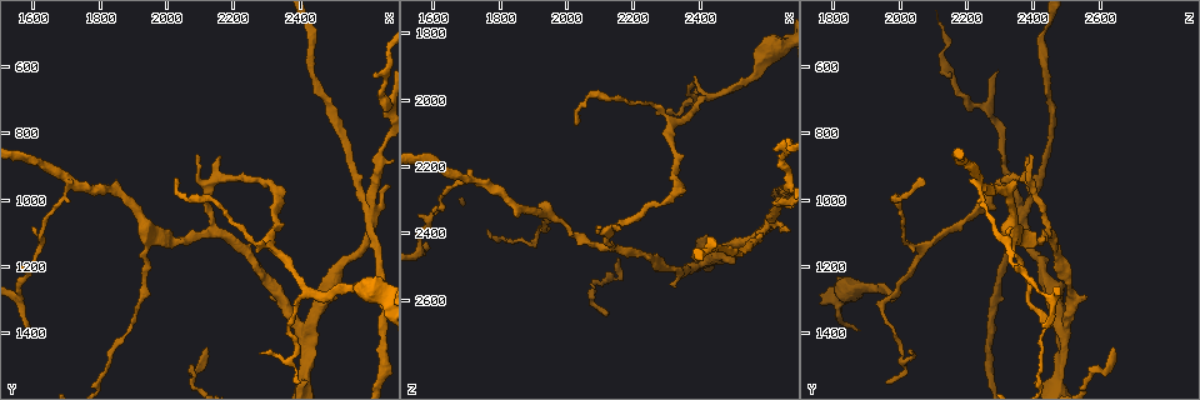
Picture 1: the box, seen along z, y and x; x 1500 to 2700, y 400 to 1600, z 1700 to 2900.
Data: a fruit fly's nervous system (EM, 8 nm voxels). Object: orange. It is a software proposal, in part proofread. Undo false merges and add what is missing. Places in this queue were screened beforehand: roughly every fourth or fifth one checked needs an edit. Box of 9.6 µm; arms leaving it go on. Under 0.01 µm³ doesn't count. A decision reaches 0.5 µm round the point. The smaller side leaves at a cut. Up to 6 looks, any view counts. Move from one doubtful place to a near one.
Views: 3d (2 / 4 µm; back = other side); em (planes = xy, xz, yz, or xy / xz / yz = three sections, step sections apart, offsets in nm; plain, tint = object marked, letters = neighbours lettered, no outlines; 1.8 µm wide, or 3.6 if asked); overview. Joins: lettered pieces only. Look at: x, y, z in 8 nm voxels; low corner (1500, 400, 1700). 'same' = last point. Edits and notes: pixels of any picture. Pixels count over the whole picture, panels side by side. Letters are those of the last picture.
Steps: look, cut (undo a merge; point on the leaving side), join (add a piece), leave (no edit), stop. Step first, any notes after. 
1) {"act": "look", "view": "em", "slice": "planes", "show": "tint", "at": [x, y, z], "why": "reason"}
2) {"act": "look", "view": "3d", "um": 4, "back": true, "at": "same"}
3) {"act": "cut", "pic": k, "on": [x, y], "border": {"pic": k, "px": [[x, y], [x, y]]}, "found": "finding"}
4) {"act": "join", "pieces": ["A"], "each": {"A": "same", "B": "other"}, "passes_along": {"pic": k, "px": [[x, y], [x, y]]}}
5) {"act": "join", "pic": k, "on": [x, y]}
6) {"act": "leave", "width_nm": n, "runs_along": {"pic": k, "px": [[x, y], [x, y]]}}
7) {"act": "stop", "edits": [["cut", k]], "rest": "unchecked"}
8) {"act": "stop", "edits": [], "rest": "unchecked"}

{"act": "look", "view": "em", "slice": "xy", "step": 8, "show": "letters", "at": [1710, 960, 2230], "why": "abrupt turn"}

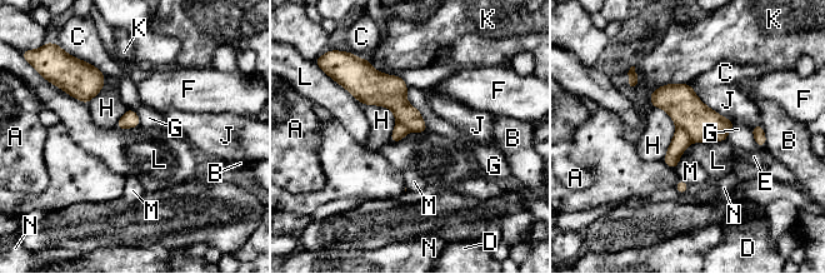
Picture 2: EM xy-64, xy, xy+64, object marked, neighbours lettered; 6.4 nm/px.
{"act": "look", "view": "em", "slice": "planes", "show": "letters", "at": "same", "why": "another direction"}

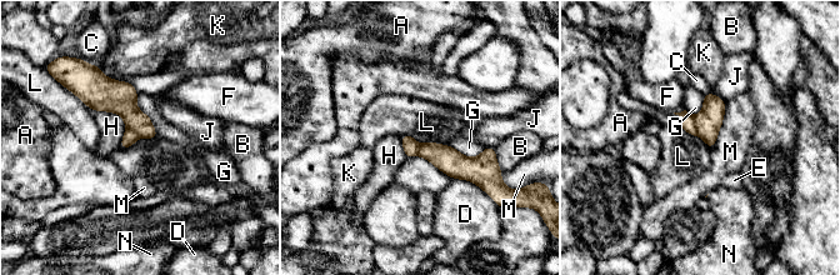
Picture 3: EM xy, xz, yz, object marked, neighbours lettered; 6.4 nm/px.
{"act": "cut", "pic": 3, "on": [688, 123], "each": {"A": "other", "B": "other", "C": "other", "D": "other", "E": "other", "F": "other", "G": "other", "H": "other", "J": "other", "K": "other", "L": "other", "M": "other", "N": "other"}, "border": {"pic": 3, "px": [[693, 118], [698, 135]]}, "found": "a second neuron is stuck on"}

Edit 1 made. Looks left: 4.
{"act": "look", "view": "em", "slice": "xy", "step": 8, "show": "tint", "at": [2140, 1090, 2440], "why": "three-way junction"}

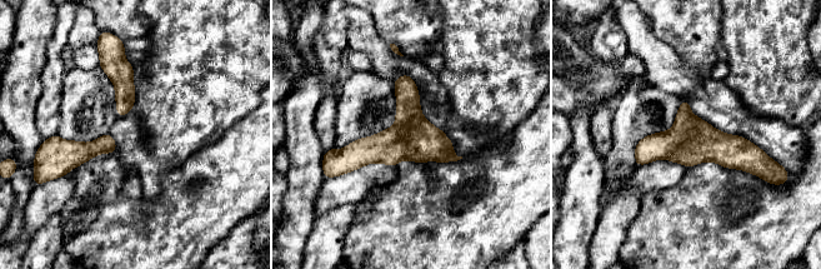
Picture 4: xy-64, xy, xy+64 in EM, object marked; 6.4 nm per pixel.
{"act": "look", "view": "em", "slice": "planes", "show": "letters", "at": "same", "why": "another direction"}

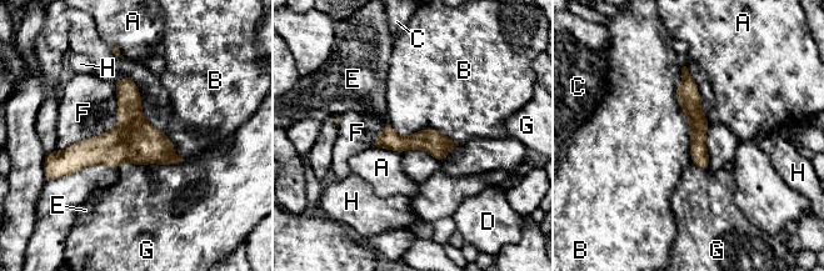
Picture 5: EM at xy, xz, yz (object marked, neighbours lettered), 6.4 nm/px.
{"act": "leave", "width_nm": 120, "longest_contact_nm": ["B", 600], "each": {"A": "other", "B": "other", "C": "other", "D": "other", "E": "other", "F": "other", "G": "other", "H": "other"}, "found": "all the same neuron"}

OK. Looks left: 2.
{"act": "look", "view": "3d", "um": 4, "back": true, "at": [2410, 1550, 2400], "why": "branch stops here"}

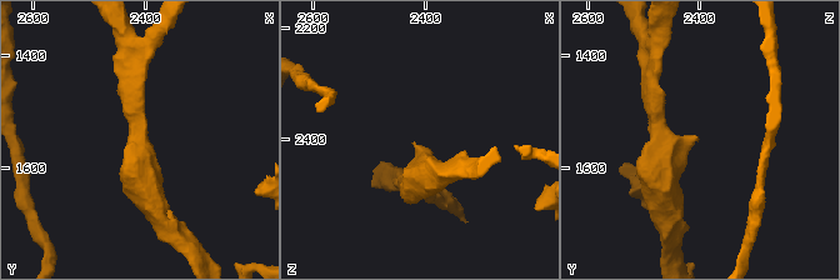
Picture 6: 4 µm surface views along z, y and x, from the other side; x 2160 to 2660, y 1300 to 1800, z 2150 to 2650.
{"act": "look", "view": "em", "slice": "xy", "step": 8, "show": "letters", "at": [2420, 1545, 2405], "why": "shape alone is not enough"}

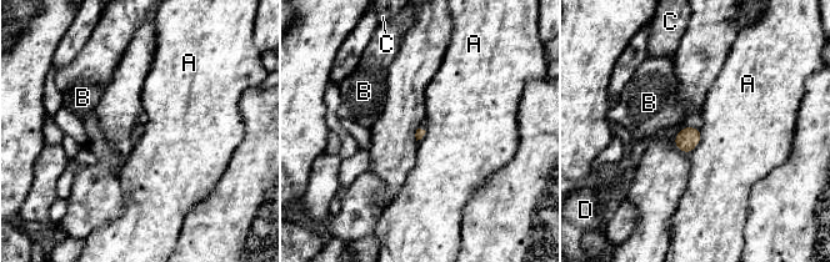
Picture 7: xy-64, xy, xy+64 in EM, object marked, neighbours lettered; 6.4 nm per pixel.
{"act": "leave", "each": {"A": "other", "B": "other", "C": "other", "D": "other"}, "border": {"pic": 7, "px": [[686, 126], [675, 145], [688, 154]]}, "found": "no lettered piece goes on from it"}

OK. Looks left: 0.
{"act": "stop", "edits": [["cut", 3]], "rest": "unchecked"}

